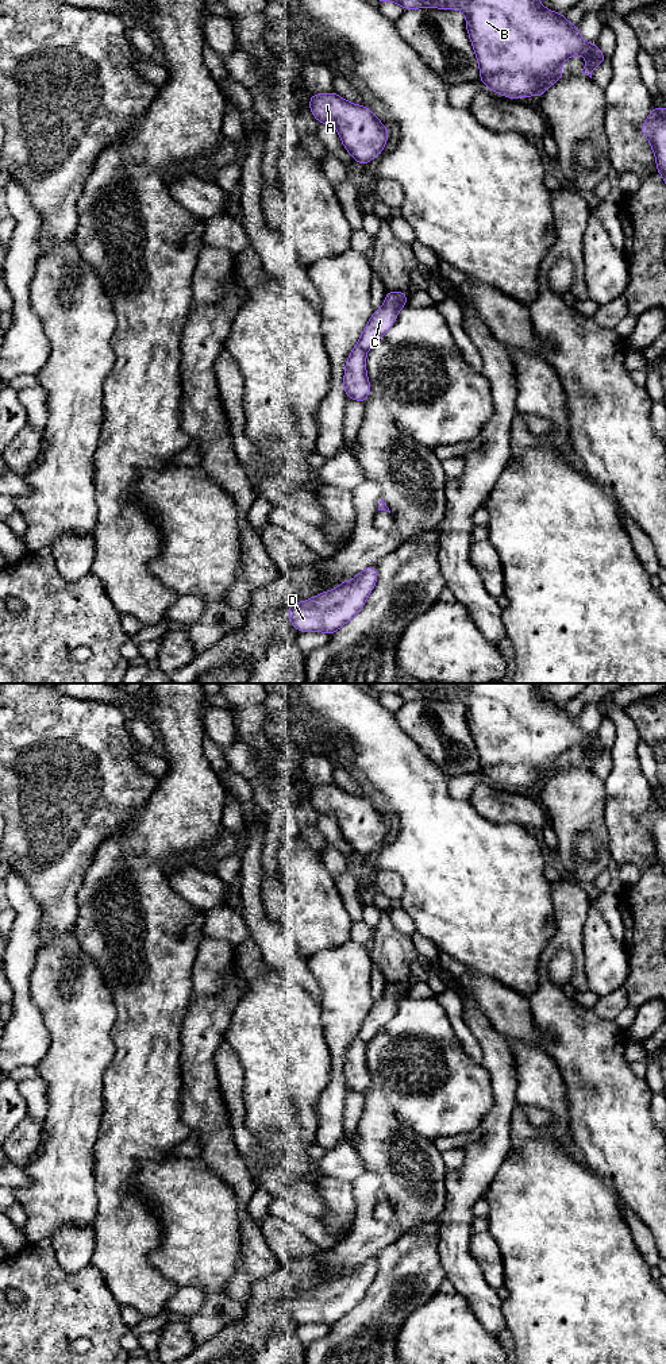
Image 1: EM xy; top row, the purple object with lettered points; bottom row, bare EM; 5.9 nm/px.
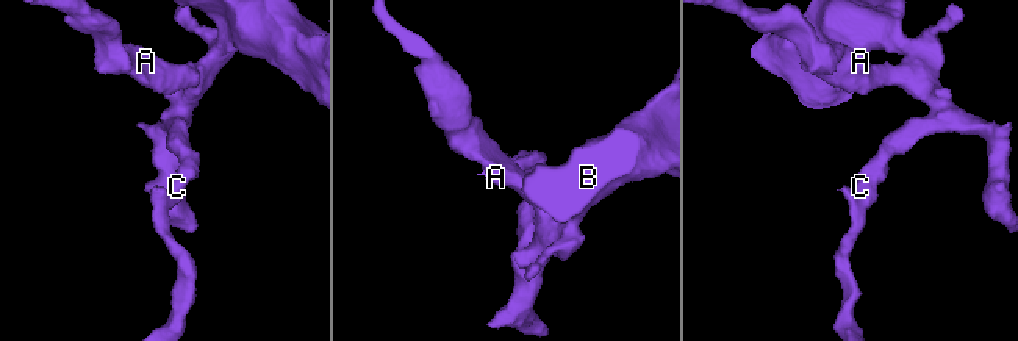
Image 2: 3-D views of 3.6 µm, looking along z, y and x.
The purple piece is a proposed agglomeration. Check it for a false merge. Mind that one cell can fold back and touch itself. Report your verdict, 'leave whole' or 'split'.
split

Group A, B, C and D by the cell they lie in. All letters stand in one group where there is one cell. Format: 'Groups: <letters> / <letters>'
Groups: A B C / D

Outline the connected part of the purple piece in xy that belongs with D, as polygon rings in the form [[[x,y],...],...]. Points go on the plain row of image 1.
[[[377,1256],[363,1260],[361,1264],[355,1265],[353,1272],[342,1272],[336,1280],[323,1283],[303,1294],[290,1295],[288,1298],[290,1315],[299,1323],[324,1323],[332,1326],[363,1299],[369,1286],[376,1278],[377,1264]]]

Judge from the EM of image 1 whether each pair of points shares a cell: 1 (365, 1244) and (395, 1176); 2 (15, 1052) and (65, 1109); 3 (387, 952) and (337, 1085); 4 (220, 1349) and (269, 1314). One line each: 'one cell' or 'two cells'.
1: one cell
2: two cells
3: two cells
4: one cell

